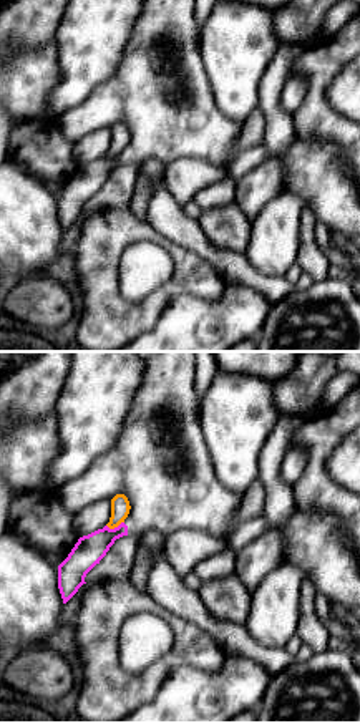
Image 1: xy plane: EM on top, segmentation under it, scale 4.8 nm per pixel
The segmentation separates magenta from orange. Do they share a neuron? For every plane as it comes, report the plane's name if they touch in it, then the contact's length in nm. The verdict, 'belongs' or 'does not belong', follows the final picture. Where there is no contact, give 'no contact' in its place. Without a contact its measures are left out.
xy | 90 nm

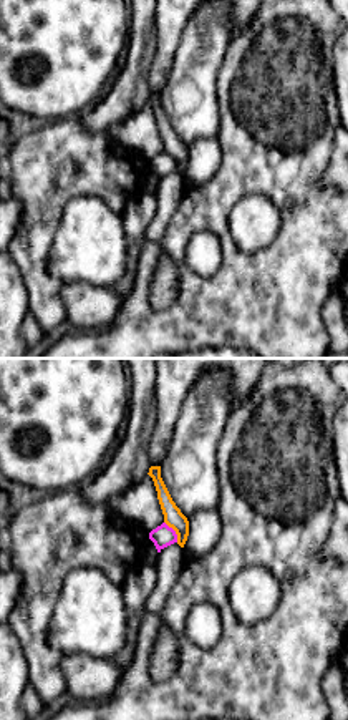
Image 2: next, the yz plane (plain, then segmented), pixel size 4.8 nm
yz | 120 nm

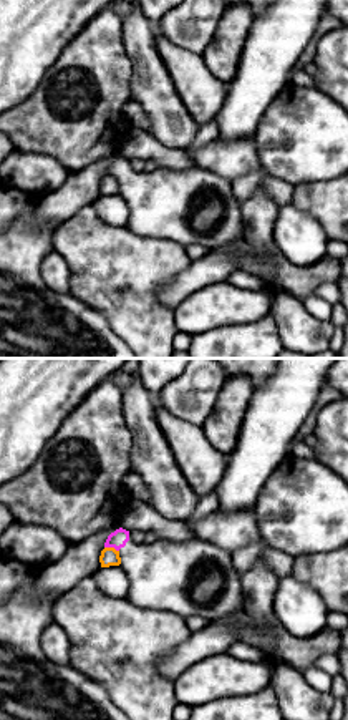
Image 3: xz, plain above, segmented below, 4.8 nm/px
xz | 80 nm

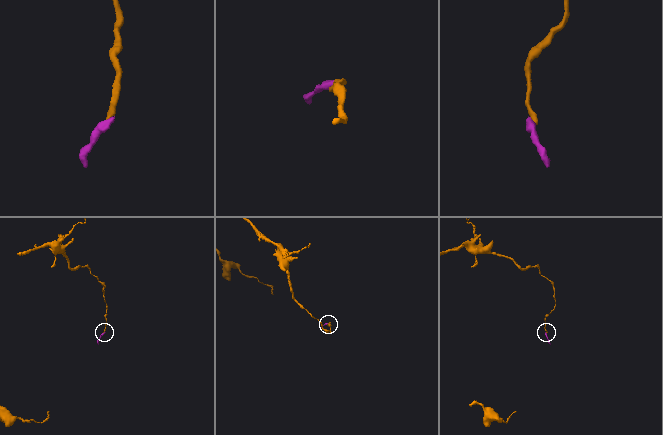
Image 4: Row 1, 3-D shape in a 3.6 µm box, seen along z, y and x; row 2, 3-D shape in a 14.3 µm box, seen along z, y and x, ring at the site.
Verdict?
does not belong

